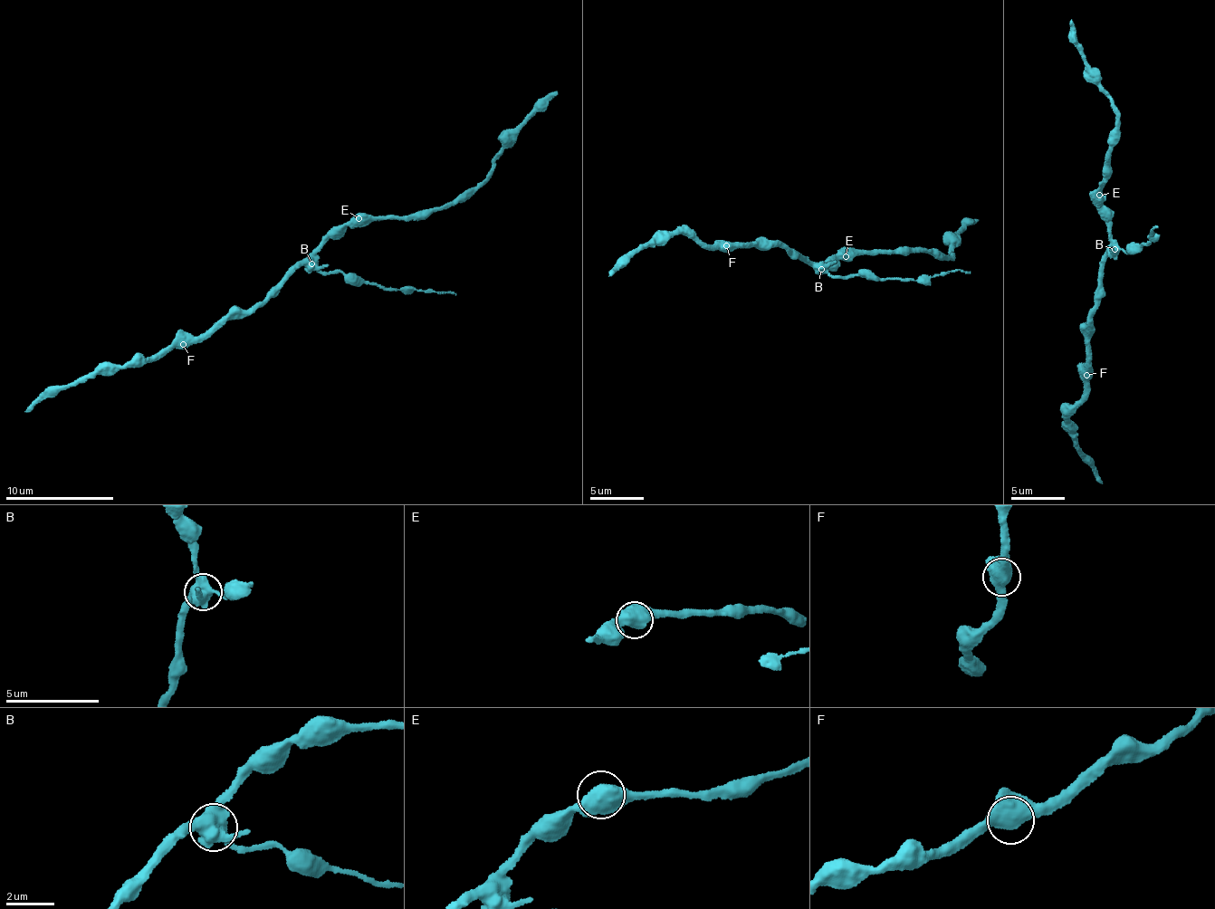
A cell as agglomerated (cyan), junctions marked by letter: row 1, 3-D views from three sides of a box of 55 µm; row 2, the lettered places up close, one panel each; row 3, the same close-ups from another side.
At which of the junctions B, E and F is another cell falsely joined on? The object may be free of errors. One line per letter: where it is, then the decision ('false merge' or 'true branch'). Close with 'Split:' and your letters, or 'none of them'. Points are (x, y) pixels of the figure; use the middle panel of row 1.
B: (821, 269) | false merge
E: (846, 256) | true branch
F: (726, 245) | true branch
Split: B

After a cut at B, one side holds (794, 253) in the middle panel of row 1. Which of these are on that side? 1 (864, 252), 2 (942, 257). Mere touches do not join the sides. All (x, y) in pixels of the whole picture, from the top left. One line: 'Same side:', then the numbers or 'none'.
Same side: 1, 2

